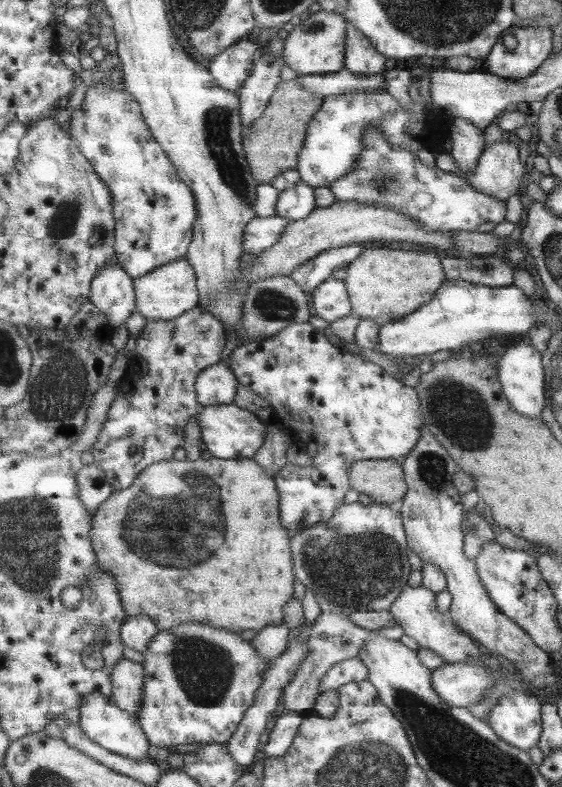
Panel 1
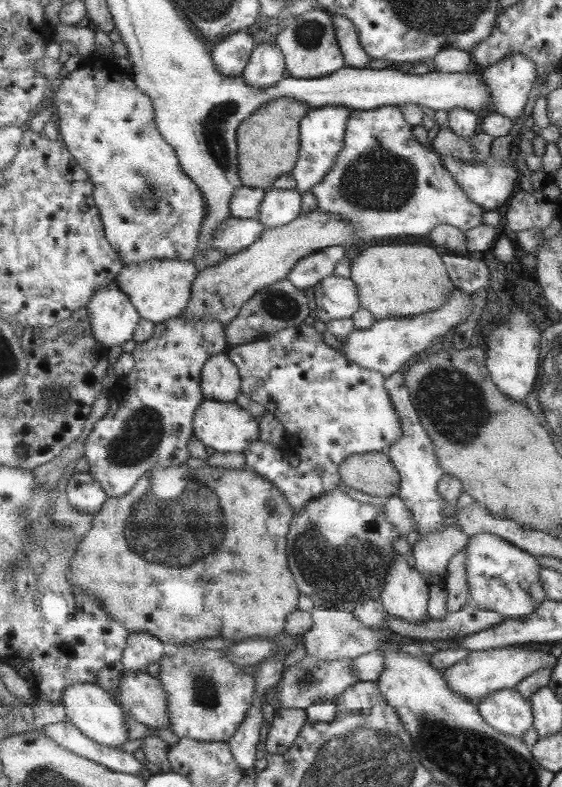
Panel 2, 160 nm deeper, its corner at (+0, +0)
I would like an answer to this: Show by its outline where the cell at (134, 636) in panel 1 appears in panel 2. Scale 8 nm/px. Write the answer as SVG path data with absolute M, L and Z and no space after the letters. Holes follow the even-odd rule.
M147 632L131 635L123 658L125 672L146 671L153 662L160 663L168 649L169 645Z

